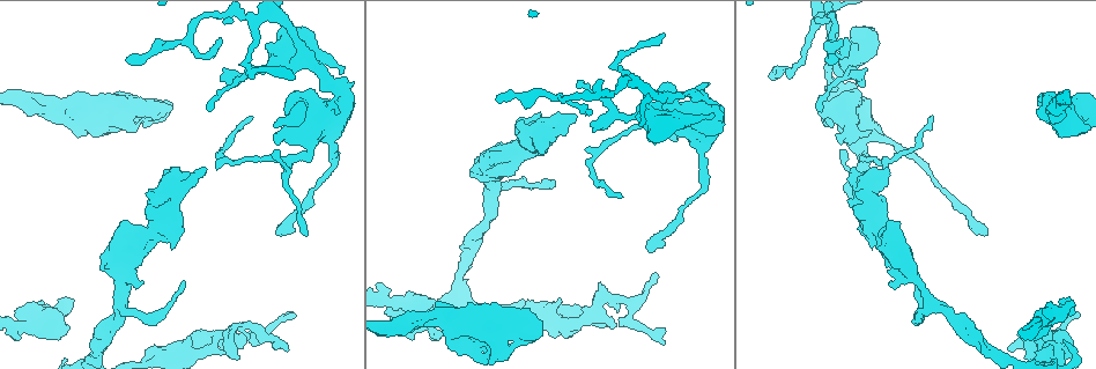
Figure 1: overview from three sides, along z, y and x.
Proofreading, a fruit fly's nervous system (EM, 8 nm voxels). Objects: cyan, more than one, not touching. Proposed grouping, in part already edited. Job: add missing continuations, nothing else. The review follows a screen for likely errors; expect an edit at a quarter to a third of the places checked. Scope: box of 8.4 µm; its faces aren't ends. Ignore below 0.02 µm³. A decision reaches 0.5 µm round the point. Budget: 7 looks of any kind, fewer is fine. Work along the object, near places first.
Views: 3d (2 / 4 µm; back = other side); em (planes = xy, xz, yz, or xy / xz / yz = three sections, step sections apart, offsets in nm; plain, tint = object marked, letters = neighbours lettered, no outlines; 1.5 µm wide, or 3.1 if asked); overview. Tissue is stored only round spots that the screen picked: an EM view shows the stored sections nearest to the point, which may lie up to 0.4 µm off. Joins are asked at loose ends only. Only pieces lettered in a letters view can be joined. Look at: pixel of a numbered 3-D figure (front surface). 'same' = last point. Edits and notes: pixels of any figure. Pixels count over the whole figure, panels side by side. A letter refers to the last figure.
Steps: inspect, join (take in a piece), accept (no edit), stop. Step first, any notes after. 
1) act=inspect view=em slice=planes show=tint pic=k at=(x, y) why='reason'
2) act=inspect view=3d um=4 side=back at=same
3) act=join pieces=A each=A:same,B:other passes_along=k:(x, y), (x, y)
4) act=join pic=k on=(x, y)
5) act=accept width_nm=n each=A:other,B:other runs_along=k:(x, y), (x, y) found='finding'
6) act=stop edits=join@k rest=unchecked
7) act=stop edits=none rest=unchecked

act=inspect view=3d um=4 pic=1 at=(127, 61) why='an open end'

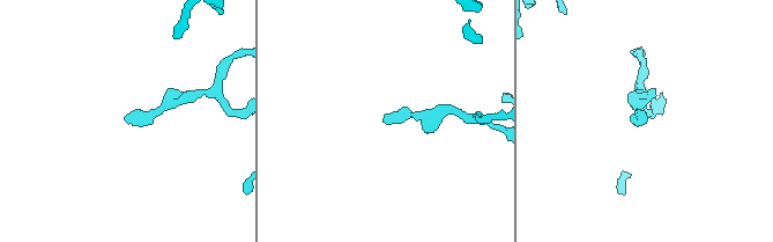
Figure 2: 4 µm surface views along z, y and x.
act=inspect view=em slice=xy step=8 show=tint pic=2 at=(384, 120)

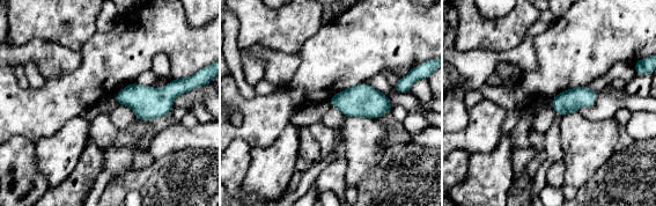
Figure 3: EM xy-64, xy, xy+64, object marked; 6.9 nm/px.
act=inspect view=em slice=planes show=letters at=same why='cut it another way'

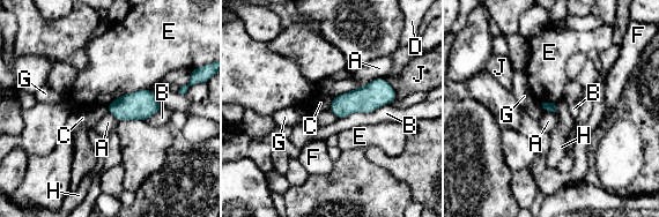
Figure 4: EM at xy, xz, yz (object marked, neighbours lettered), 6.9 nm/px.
act=accept longest_contact=B:400nm each=A:other,B:other,C:other,D:other,E:other,F:other,G:other,H:other,J:other border=4:(333, 98), (328, 109) found='no lettered piece goes on from it'

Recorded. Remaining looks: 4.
act=inspect view=em um=3.1 slice=planes show=letters pic=1 at=(411, 339) why='branch stops here'

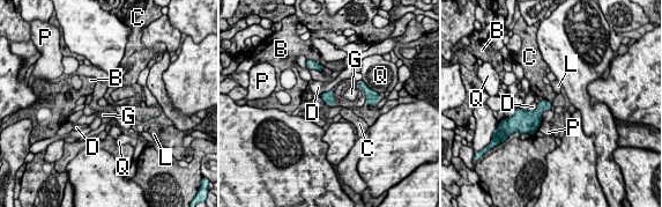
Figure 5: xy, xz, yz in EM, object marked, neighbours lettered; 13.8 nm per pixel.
act=accept each=B:other,C:other,D:other,G:other,L:other,P:other,Q:other border=5:(319, 95), (324, 102) found='no lettered piece goes on from it'

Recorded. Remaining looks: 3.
act=inspect view=em slice=xz step=4 show=tint pic=1 at=(1009, 348)

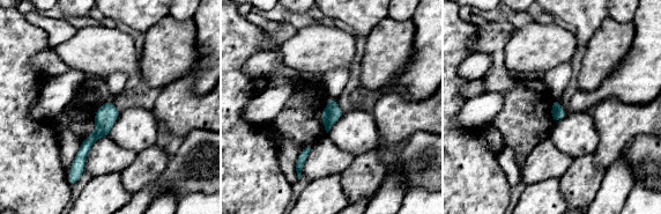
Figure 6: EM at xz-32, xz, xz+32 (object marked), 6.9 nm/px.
act=inspect view=em slice=planes show=letters at=same why='another direction'

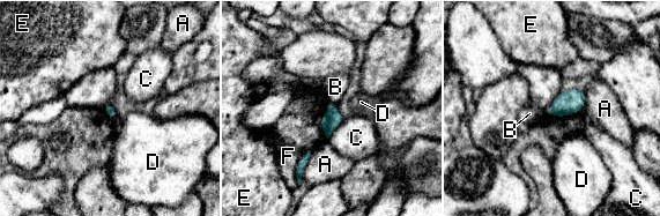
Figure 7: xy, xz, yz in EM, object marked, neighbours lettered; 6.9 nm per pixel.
act=accept each=A:other,B:other,C:other,D:other,E:other,F:other border=7:(335, 103), (331, 105) found='no lettered piece goes on from it'

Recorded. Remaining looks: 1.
act=stop edits=none rest=unchecked

